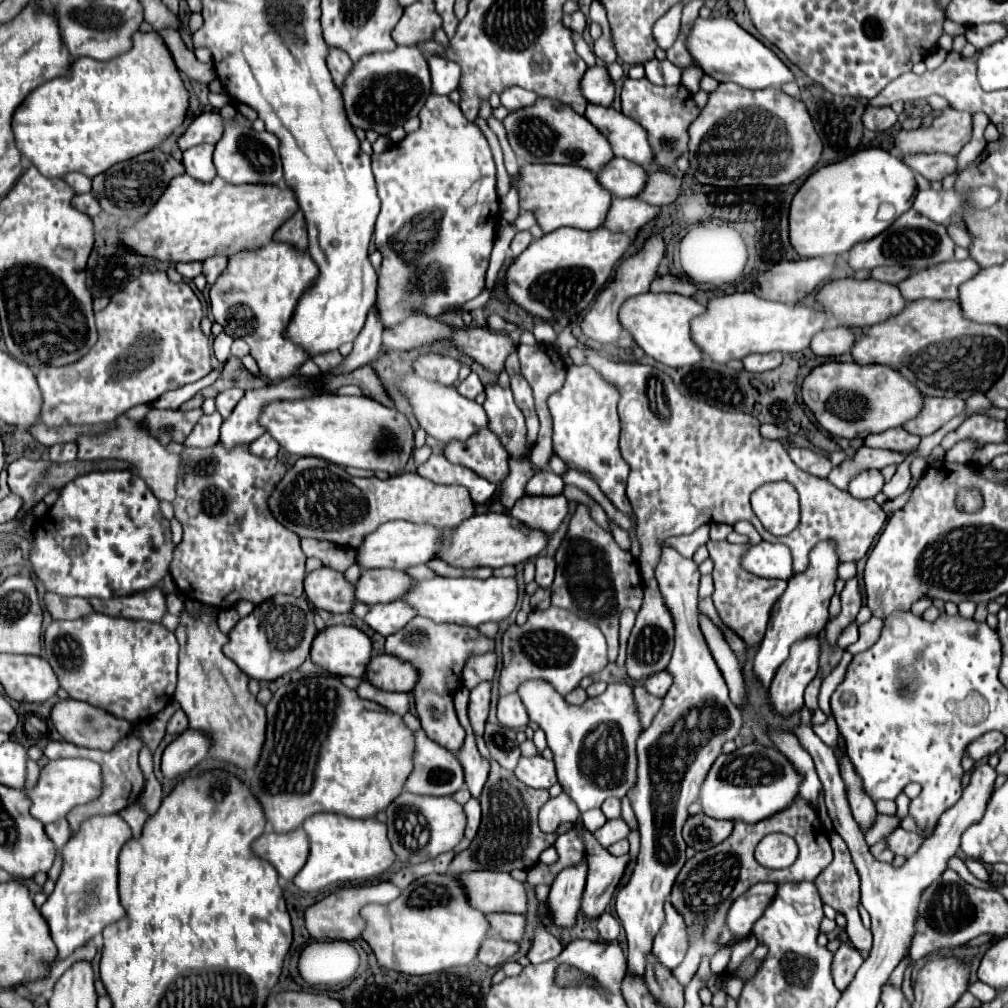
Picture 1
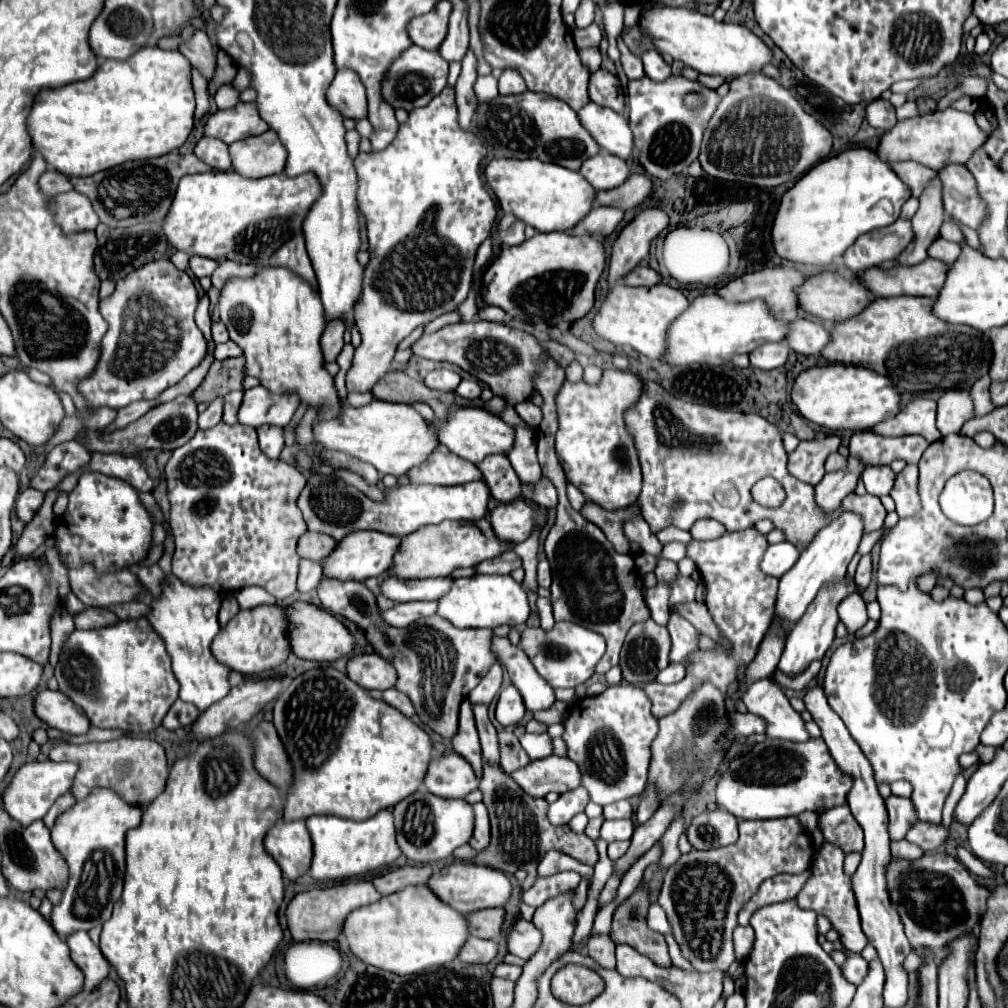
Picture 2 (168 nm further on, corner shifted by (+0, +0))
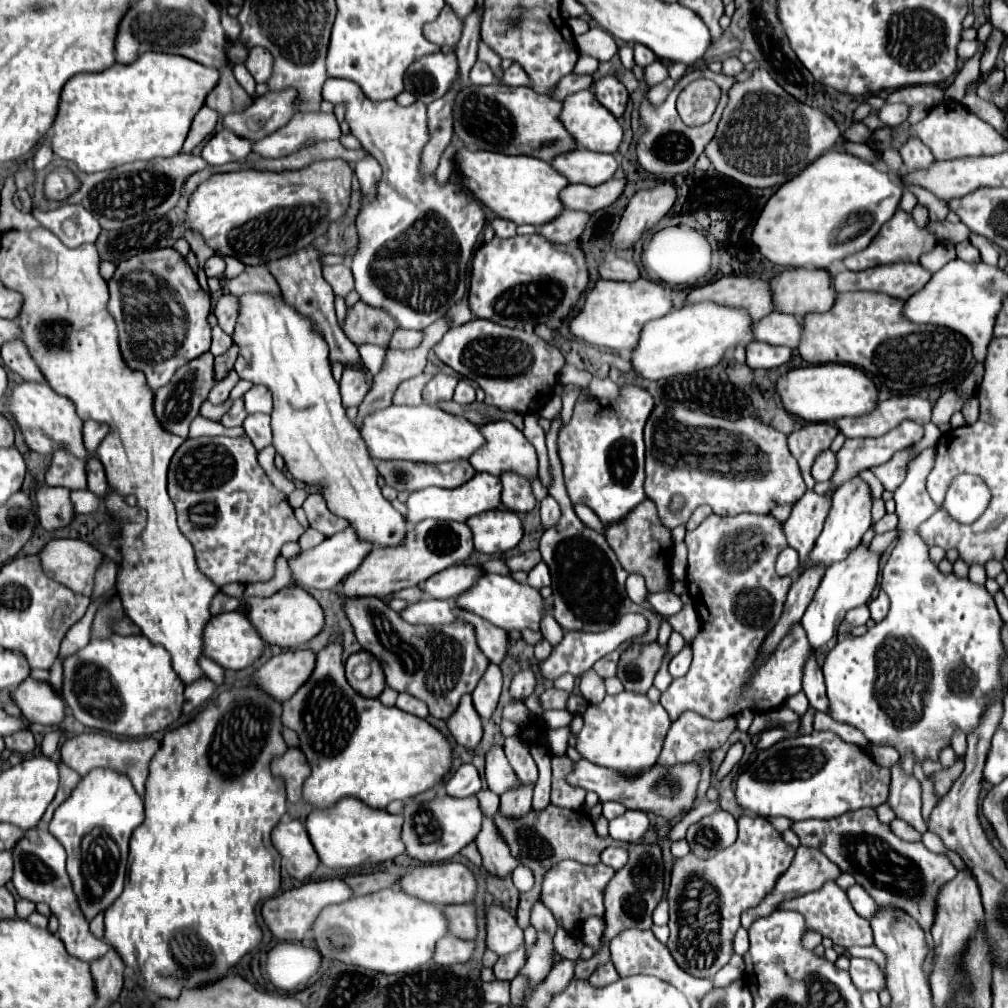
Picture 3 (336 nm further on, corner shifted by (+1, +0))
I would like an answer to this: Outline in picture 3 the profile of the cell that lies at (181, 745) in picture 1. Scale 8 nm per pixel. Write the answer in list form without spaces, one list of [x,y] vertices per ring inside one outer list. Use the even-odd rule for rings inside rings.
[[[285,650],[265,662],[253,676],[253,682],[261,686],[275,700],[285,702],[295,694],[313,674],[315,654],[311,650]]]

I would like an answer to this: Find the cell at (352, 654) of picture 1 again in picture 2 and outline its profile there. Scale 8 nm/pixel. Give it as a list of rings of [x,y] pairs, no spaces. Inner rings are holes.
[[[296,602],[288,606],[288,618],[290,618],[290,642],[292,642],[292,652],[298,658],[304,660],[314,660],[314,662],[336,662],[340,658],[348,658],[356,646],[354,634],[330,612],[316,608],[314,604],[306,602]]]

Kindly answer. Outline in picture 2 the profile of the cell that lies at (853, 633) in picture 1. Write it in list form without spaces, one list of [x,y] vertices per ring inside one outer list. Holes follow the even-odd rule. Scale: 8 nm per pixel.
[[[860,594],[846,596],[838,606],[838,616],[844,622],[844,626],[848,630],[848,636],[854,636],[868,622],[866,604],[864,604],[862,596]]]

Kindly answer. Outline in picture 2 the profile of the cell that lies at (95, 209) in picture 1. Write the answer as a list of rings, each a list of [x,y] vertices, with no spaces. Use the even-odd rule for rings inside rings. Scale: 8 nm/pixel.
[[[64,192],[54,196],[52,210],[64,232],[94,230],[98,226],[98,214],[92,208],[92,202],[80,192]]]

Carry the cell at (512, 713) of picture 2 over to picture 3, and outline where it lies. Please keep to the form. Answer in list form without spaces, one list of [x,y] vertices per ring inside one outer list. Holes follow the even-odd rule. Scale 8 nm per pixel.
[[[521,670],[519,674],[513,676],[513,682],[511,682],[509,692],[511,692],[511,696],[513,696],[515,700],[523,700],[523,698],[527,698],[529,694],[533,694],[535,684],[537,684],[535,674],[533,674],[531,670]]]

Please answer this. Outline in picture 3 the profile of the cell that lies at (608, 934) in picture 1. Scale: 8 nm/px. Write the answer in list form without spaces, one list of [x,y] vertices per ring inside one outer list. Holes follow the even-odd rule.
[[[609,962],[609,964],[601,966],[601,968],[597,968],[597,970],[591,974],[589,982],[591,982],[593,986],[607,986],[609,982],[613,982],[613,980],[617,980],[617,978],[619,978],[619,974],[613,970],[613,966],[611,966],[611,962]]]

